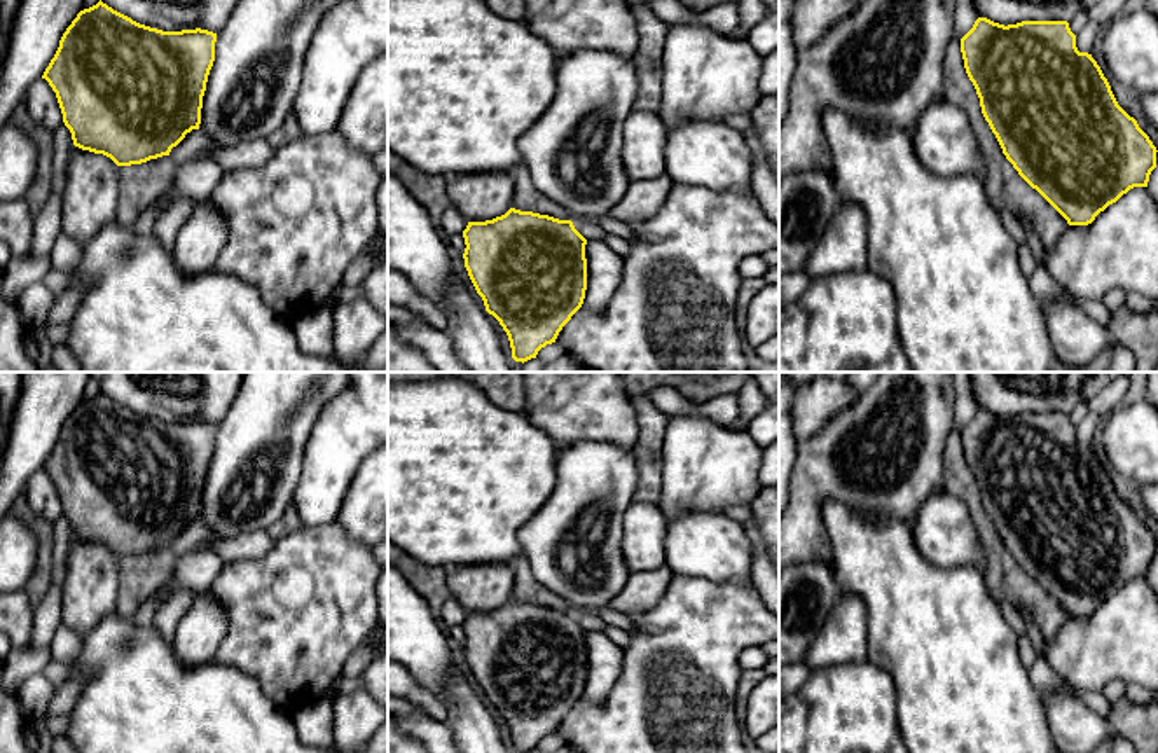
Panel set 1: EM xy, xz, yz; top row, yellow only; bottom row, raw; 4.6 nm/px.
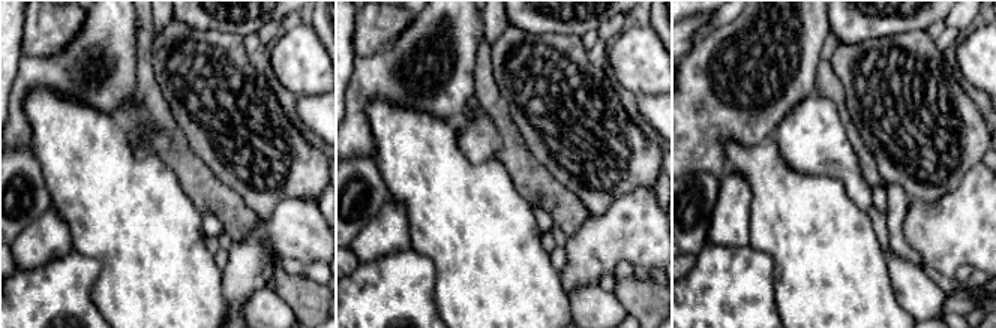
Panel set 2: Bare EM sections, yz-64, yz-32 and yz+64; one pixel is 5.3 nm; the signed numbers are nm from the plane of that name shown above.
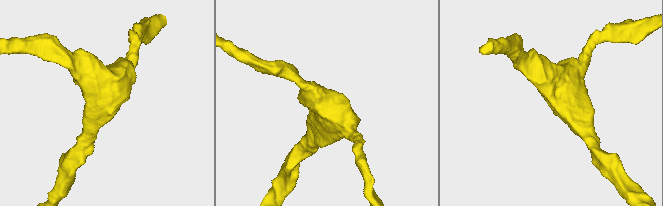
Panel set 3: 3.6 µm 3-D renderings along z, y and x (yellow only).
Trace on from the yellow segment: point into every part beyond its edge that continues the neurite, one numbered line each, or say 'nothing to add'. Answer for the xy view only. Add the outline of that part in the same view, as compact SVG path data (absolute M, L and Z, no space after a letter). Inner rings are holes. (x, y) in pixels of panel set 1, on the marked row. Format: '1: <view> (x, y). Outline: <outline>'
nothing to add

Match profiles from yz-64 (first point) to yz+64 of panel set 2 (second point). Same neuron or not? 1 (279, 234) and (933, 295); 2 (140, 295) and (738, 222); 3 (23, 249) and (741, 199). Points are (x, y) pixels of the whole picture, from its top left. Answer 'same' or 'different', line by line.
1: different
2: different
3: same

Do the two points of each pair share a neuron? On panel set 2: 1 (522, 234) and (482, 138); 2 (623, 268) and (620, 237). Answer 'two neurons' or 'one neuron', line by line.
1: two neurons
2: two neurons

